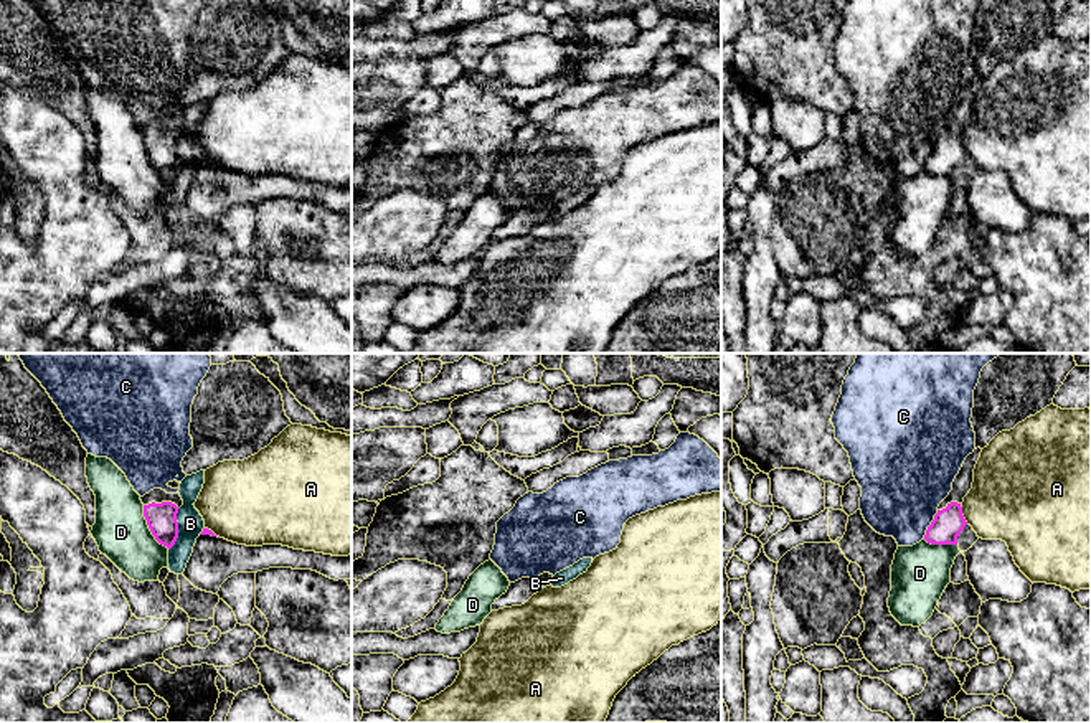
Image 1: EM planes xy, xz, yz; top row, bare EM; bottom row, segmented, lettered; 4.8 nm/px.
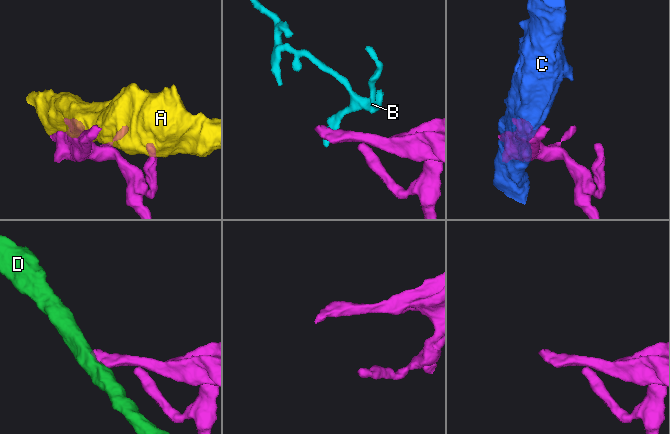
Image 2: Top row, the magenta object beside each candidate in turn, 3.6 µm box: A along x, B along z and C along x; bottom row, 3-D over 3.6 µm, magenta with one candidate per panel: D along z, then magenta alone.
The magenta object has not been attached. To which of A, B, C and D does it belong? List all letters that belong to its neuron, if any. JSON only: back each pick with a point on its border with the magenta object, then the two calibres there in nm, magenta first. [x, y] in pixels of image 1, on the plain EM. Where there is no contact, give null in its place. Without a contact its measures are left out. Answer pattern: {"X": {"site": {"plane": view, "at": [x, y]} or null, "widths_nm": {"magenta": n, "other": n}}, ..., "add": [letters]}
{"add": []}

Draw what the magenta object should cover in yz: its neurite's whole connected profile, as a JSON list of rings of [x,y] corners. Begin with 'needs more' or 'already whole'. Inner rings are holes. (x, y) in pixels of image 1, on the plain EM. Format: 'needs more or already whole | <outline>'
needs more | [[[974,79],[969,84],[952,112],[952,120],[949,125],[939,134],[938,144],[934,150],[926,160],[924,170],[931,175],[957,175],[957,167],[967,155],[962,145],[962,132],[964,127],[972,119],[974,112],[974,99],[980,87],[982,79]]]

